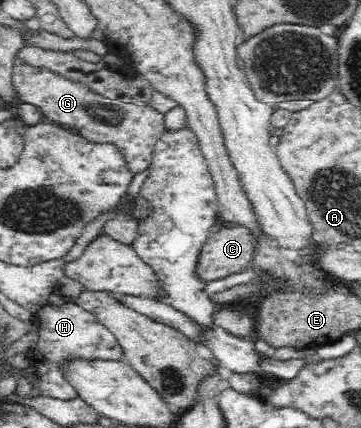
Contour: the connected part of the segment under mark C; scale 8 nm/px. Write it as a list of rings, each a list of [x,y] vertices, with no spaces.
[[[224,226],[218,233],[210,234],[209,239],[201,249],[198,264],[196,265],[199,278],[207,283],[248,269],[255,257],[256,243],[257,241],[255,241],[251,231],[242,226],[232,227],[232,229],[230,226]]]

